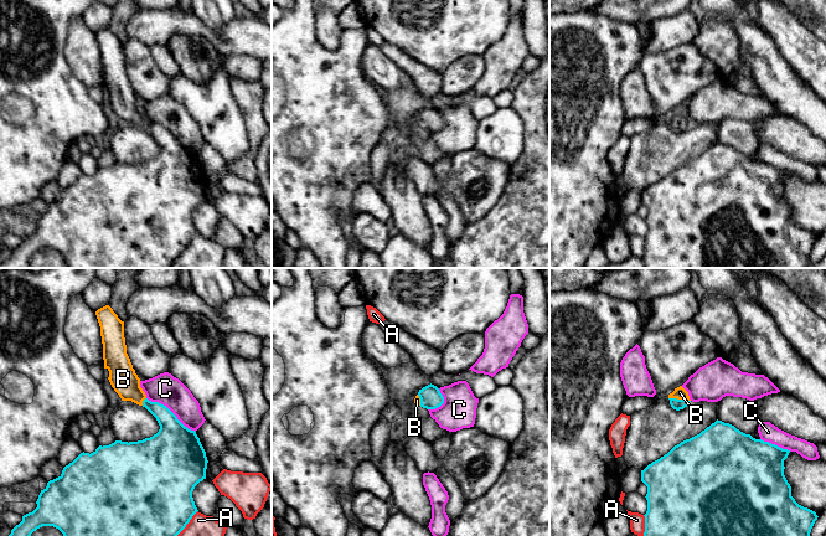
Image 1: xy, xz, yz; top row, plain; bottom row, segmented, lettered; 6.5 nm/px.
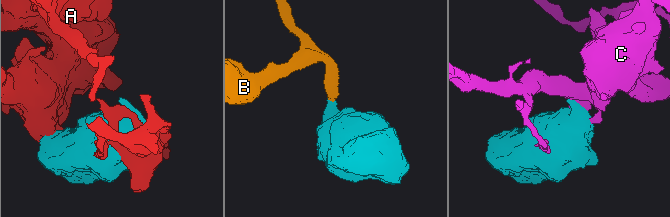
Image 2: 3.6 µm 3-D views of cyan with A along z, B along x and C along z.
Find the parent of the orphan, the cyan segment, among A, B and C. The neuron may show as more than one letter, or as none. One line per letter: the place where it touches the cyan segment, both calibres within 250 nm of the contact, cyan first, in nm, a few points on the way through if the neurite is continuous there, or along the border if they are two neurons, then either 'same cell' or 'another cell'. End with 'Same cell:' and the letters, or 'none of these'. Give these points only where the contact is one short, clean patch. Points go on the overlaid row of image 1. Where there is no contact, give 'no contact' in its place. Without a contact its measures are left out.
A: contact xy (189, 521); calibres 460 and 140 nm; another cell
B: contact yz (680, 400); calibres 70 and 80 nm; way yz (677, 405), (680, 400), (680, 392); same cell
C: contact xy (171, 412); calibres 340 and 200 nm; another cell
Same cell: B

